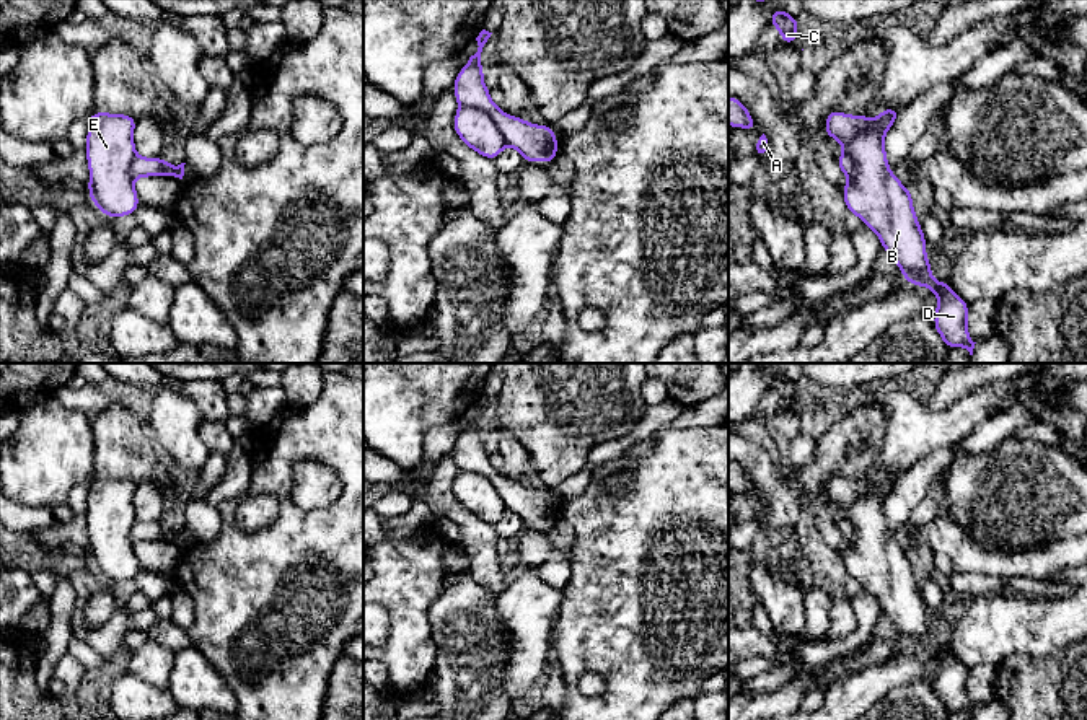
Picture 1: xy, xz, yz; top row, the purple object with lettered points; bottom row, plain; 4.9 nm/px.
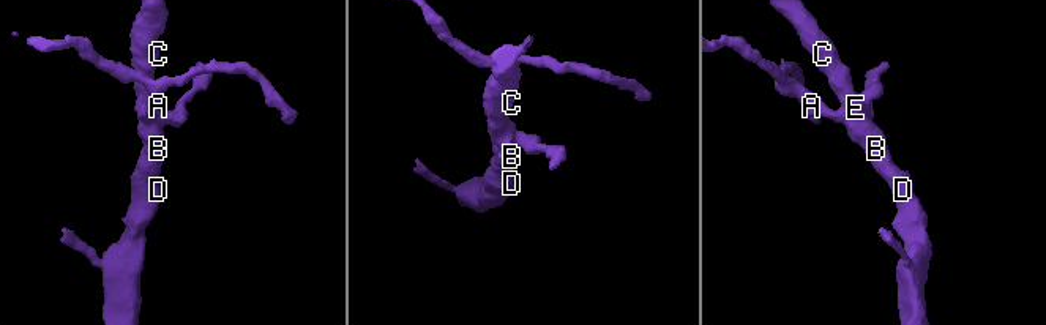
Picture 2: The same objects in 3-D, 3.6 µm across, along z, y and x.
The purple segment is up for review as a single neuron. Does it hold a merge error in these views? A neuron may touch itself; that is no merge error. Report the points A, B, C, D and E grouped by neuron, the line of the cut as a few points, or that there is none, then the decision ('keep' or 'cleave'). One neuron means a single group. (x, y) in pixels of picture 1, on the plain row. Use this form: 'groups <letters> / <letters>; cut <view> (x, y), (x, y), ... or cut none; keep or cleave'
groups A / B C D E; cut xz (460, 469), (481, 473), (492, 484), (507, 509); cleave

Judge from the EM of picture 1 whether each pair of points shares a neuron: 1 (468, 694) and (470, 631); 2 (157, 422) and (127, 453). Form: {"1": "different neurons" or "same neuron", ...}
{"1": "same neuron", "2": "different neurons"}

